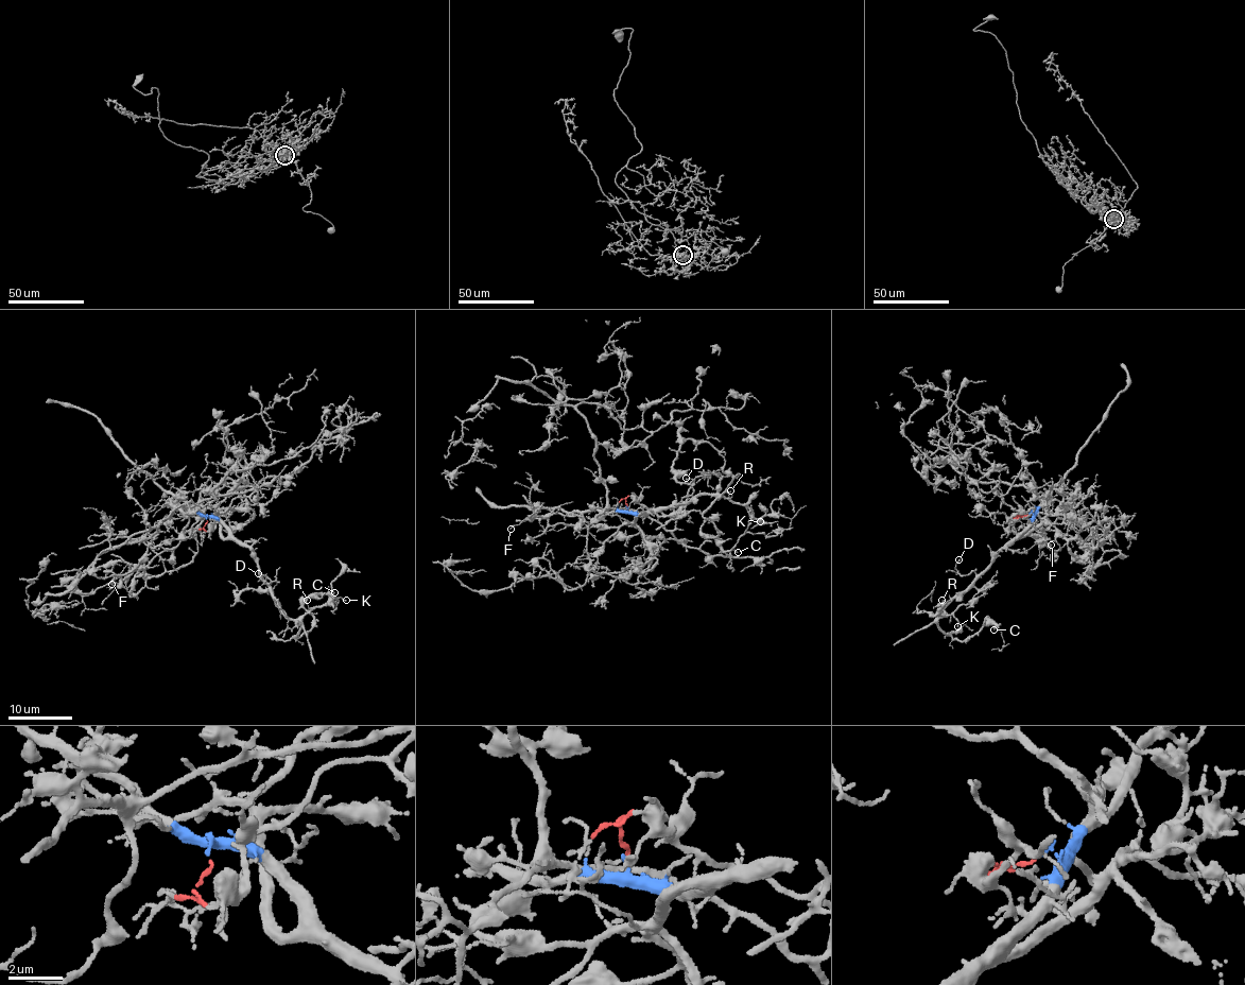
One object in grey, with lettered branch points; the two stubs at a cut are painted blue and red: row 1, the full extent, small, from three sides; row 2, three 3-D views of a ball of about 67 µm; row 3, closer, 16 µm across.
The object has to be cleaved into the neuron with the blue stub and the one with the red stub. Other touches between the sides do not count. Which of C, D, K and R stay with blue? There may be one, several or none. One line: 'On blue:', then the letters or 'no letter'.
On blue: C, D, K, R

